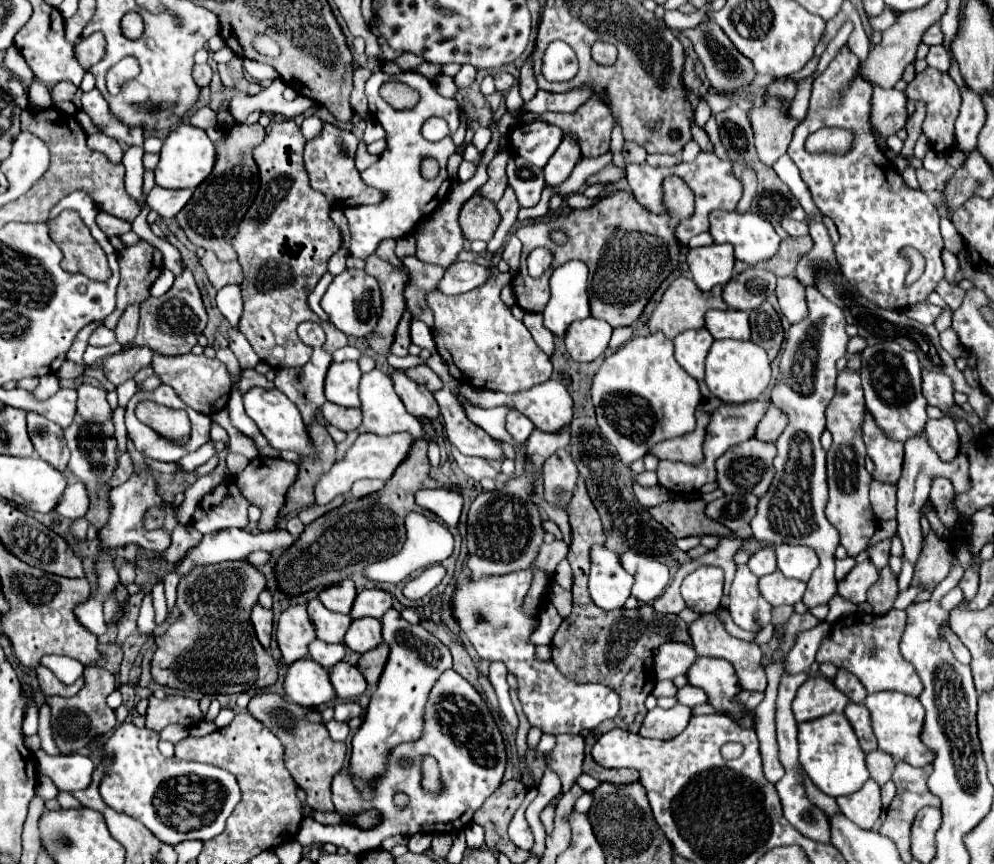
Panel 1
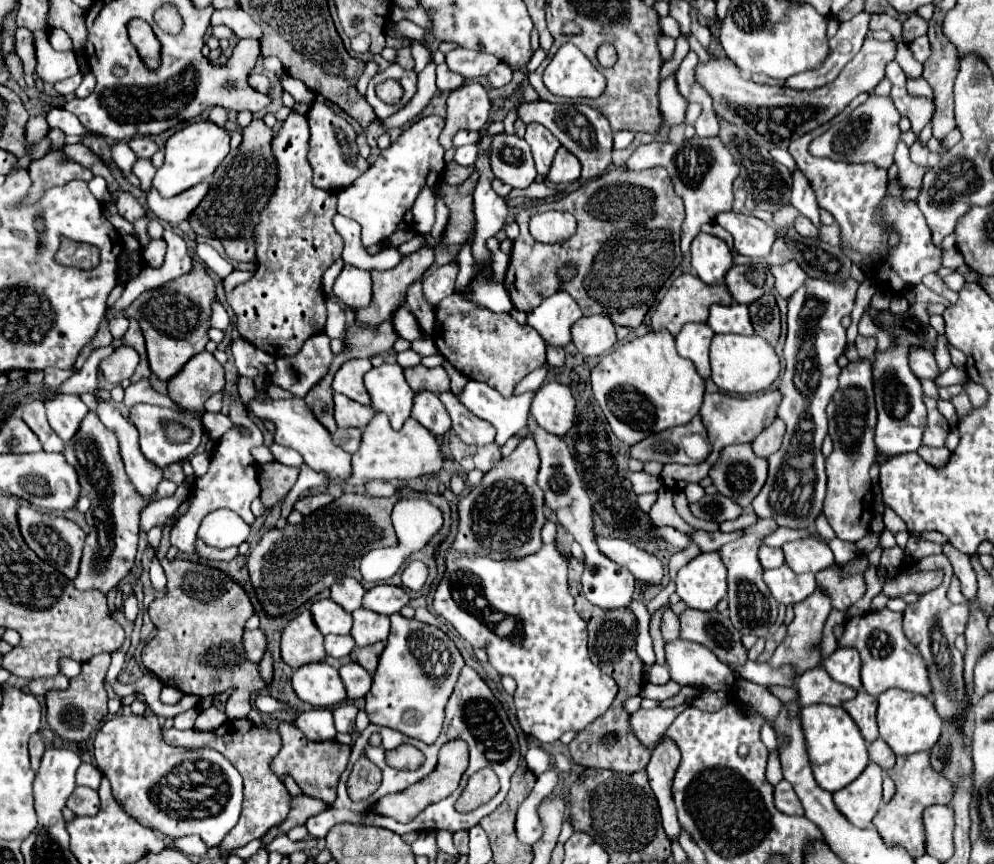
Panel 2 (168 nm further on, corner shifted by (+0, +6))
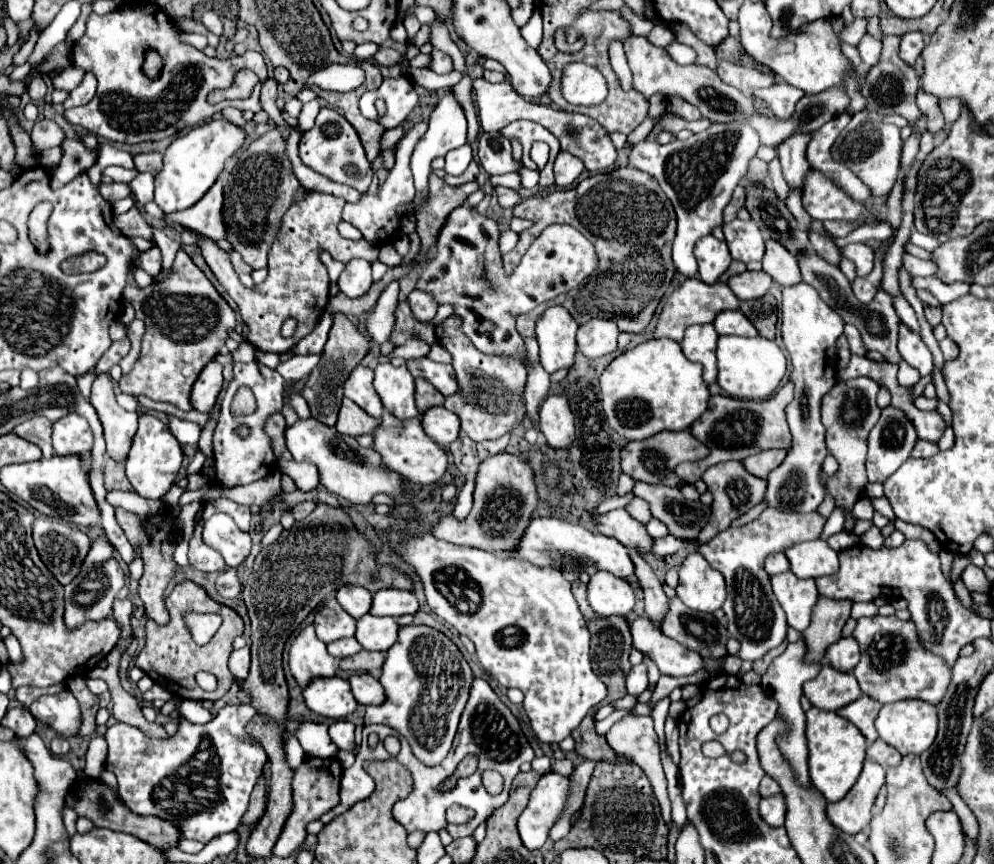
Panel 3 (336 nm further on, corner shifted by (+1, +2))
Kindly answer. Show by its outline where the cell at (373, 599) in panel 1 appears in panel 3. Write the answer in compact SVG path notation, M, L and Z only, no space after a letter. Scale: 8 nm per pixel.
M380 590L374 594L372 610L374 616L404 616L404 614L416 614L418 600L412 592L406 590Z

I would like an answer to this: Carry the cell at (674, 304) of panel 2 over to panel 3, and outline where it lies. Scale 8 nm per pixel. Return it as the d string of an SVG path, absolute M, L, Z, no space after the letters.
M688 278L678 290L672 292L672 296L666 300L664 310L658 318L658 326L654 330L656 338L670 338L674 342L682 342L684 338L684 330L692 324L708 324L714 322L716 314L724 312L724 310L738 310L740 300L736 298L736 294L728 288L728 284L716 282L716 284L704 284L698 278Z

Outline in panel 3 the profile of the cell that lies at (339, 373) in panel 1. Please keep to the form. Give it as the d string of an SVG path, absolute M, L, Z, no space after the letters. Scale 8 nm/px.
M356 366L344 384L344 396L350 398L352 402L356 402L370 416L380 418L384 412L384 406L372 386L372 376L374 376L374 372L370 368Z

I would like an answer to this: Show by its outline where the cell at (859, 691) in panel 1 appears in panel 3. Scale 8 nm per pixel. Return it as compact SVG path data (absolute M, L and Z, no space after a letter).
M850 636L850 638L840 638L838 642L834 642L828 652L826 652L826 660L842 672L852 672L854 666L860 660L860 650L858 650L858 642Z

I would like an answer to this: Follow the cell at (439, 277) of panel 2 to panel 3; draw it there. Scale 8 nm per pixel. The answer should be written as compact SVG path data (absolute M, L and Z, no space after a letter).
M418 290L410 292L408 302L410 302L410 308L412 308L412 316L418 322L426 322L426 320L434 318L436 308L438 308L438 306L434 306L434 302L430 302L430 298L426 298L426 294L418 294Z

